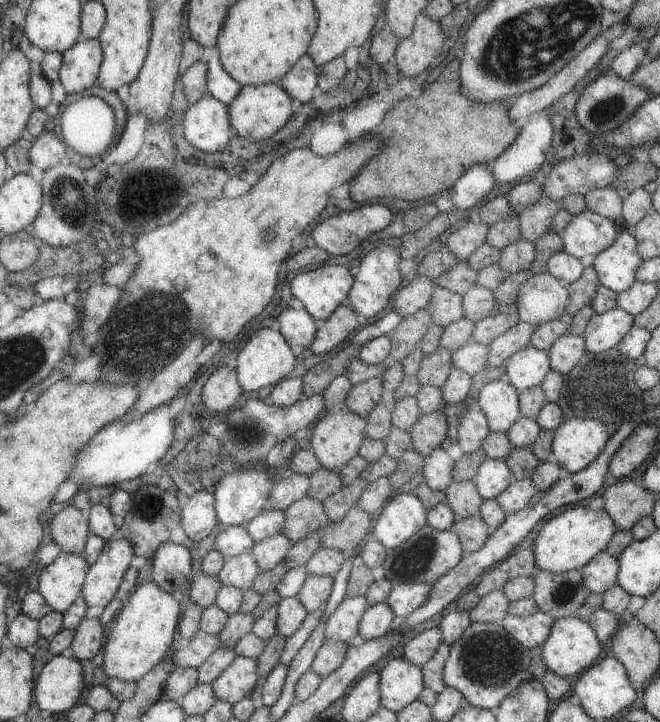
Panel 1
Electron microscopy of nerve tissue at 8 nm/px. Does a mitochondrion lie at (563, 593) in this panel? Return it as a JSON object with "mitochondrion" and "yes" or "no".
{"mitochondrion":"yes"}

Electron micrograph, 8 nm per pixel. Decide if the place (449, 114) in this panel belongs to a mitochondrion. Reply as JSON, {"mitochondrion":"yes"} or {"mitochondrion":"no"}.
{"mitochondrion":"no"}

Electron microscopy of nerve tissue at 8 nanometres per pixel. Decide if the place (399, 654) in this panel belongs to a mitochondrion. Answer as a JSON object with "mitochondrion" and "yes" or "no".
{"mitochondrion":"no"}

